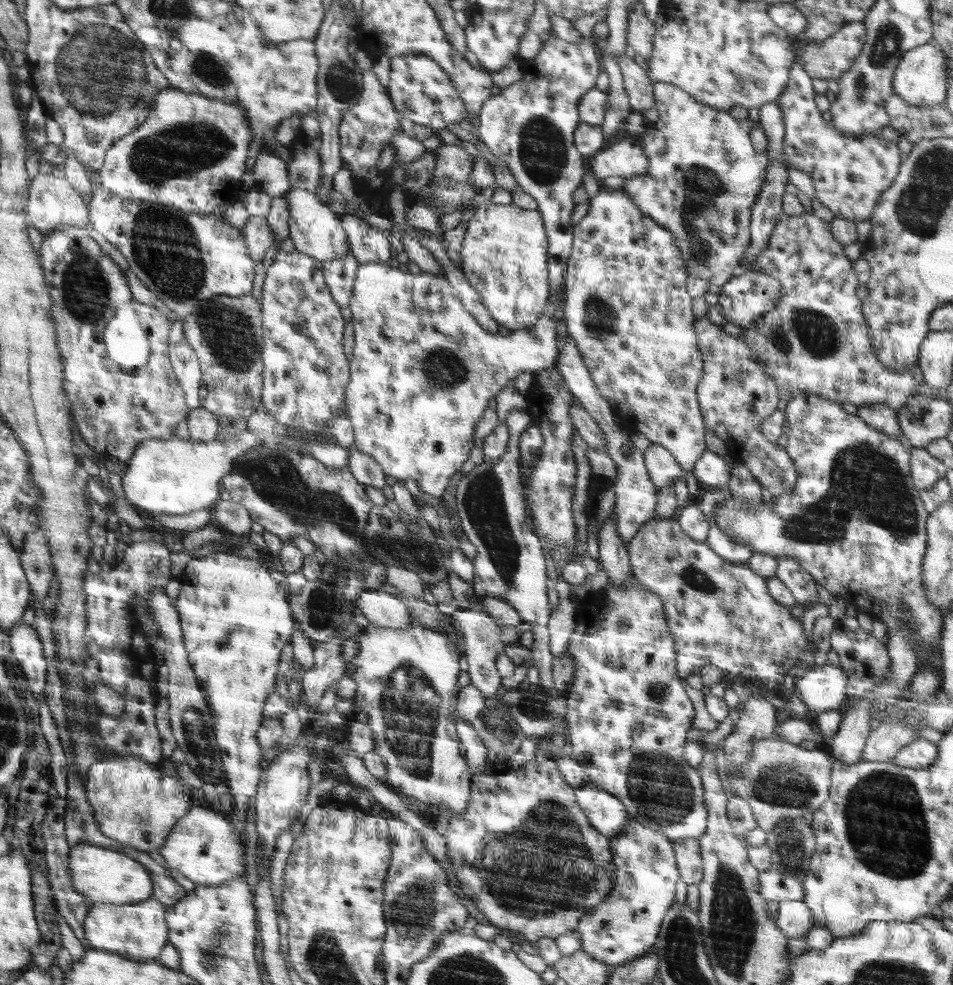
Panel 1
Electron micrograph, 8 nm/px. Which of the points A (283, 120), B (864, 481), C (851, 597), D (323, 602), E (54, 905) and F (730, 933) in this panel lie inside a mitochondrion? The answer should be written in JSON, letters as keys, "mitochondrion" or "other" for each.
{"A":"other","B":"mitochondrion","C":"other","D":"mitochondrion","E":"other","F":"mitochondrion"}

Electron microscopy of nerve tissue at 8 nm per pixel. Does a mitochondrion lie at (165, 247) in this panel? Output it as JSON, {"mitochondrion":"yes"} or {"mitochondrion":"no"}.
{"mitochondrion":"yes"}

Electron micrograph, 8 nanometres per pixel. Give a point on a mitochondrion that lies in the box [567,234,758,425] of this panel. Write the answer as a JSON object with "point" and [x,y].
{"point":[600,319]}

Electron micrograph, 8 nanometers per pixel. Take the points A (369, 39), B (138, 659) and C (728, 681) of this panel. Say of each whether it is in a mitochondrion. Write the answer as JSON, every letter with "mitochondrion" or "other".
{"A":"other","B":"other","C":"other"}

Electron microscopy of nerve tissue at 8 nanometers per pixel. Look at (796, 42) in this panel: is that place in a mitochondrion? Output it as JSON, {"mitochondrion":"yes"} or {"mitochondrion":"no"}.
{"mitochondrion":"no"}

